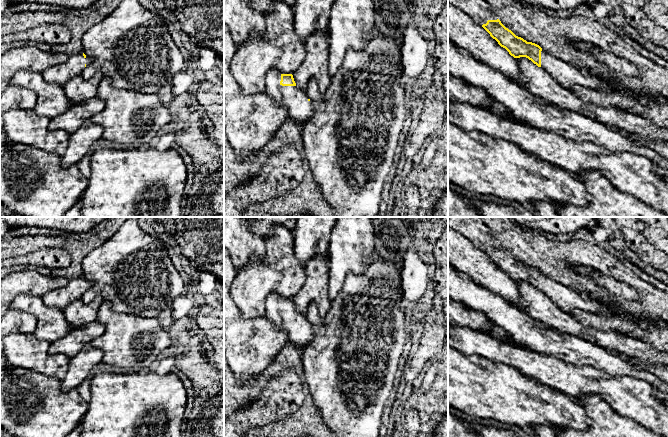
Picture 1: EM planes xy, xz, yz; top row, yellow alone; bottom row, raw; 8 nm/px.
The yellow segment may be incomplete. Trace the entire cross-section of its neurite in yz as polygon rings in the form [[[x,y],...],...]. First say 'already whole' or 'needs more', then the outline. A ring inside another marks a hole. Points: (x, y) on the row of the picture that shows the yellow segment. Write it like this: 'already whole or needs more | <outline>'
needs more | [[[448,0],[448,3],[481,25],[511,56],[528,58],[563,88],[571,89],[578,85],[611,94],[611,89],[601,79],[544,51],[539,45],[516,36],[501,23],[485,0]]]

